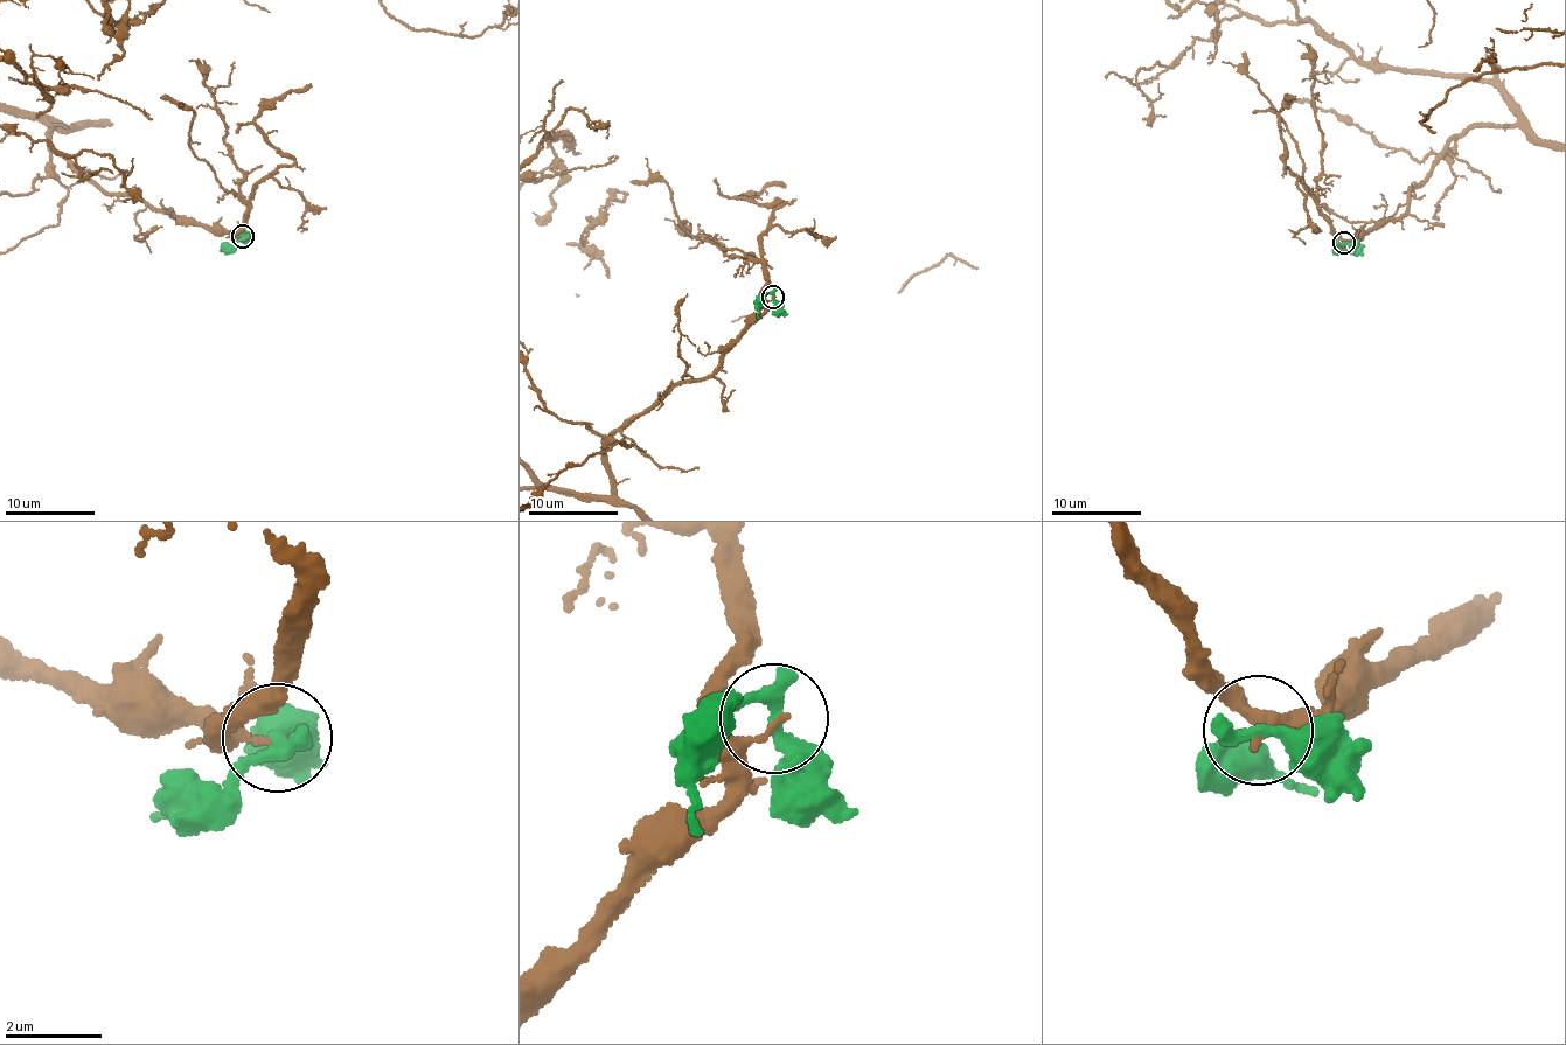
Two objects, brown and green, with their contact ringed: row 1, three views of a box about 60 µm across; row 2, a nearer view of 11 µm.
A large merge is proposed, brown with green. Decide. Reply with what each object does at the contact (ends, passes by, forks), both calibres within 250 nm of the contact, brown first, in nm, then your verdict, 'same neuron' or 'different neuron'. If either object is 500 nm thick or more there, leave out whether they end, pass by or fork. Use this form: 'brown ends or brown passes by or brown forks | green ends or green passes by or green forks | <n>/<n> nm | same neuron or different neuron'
brown ends | green passes by | 160/320 nm | different neuron

